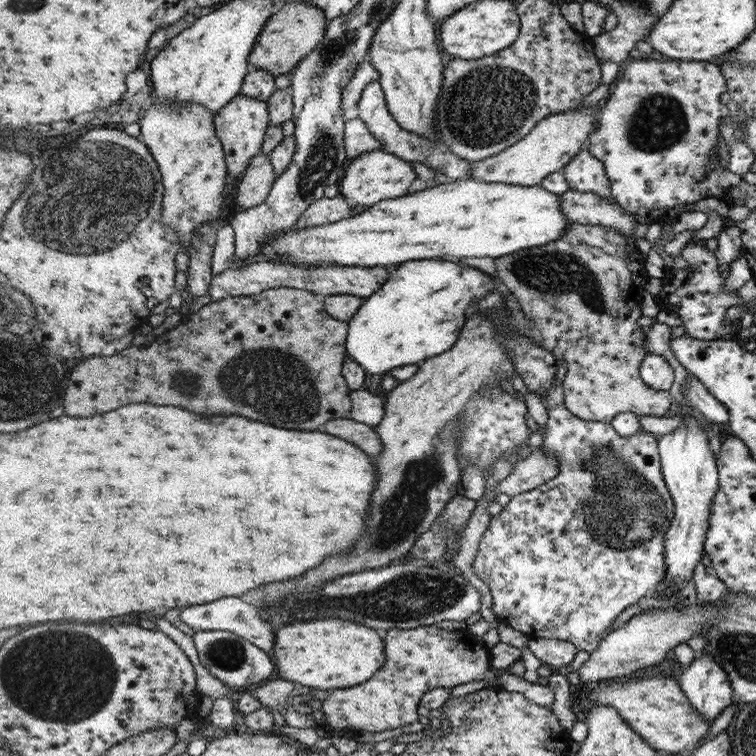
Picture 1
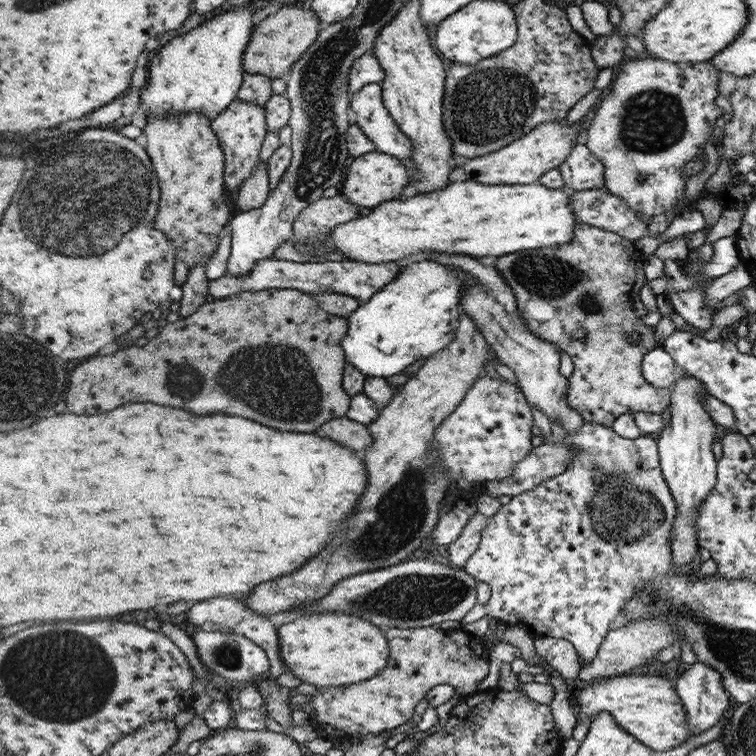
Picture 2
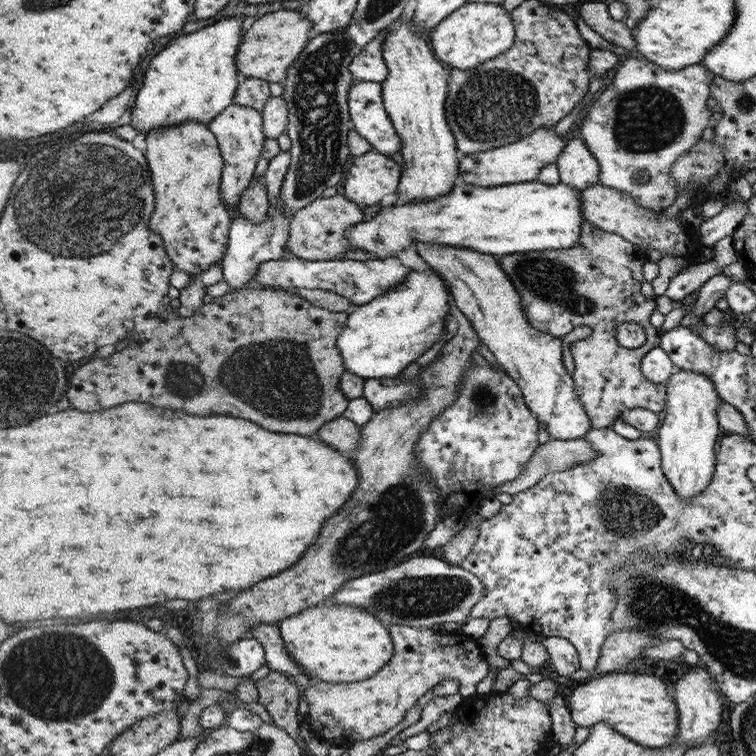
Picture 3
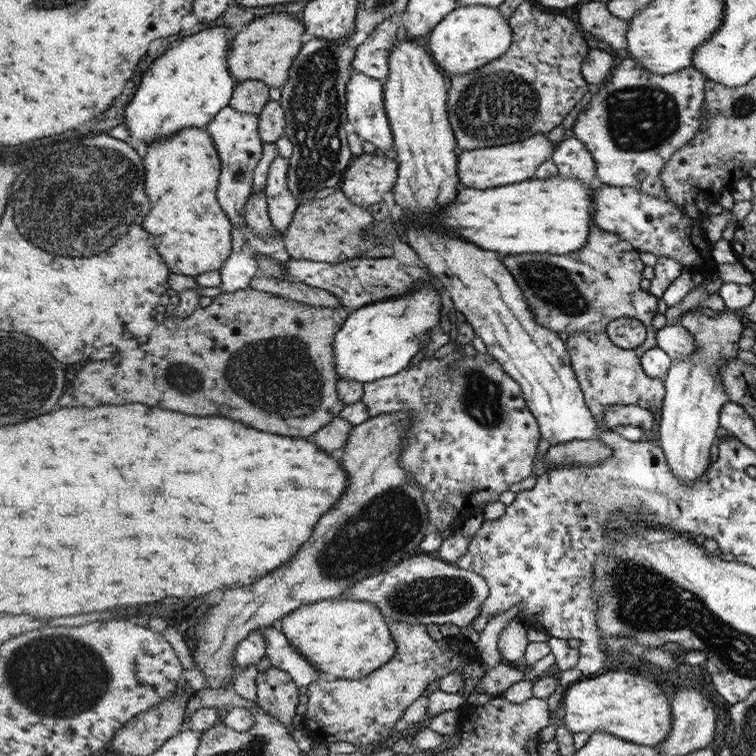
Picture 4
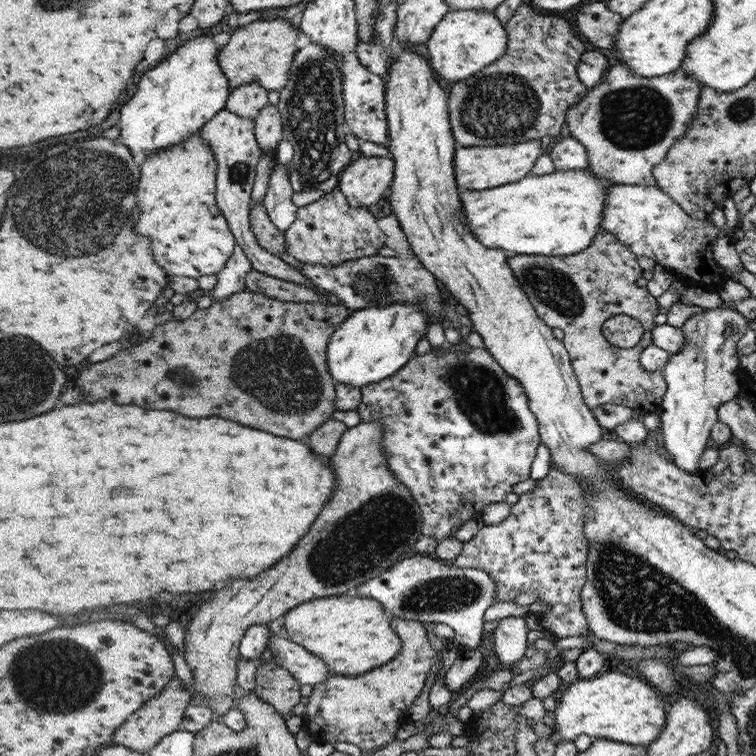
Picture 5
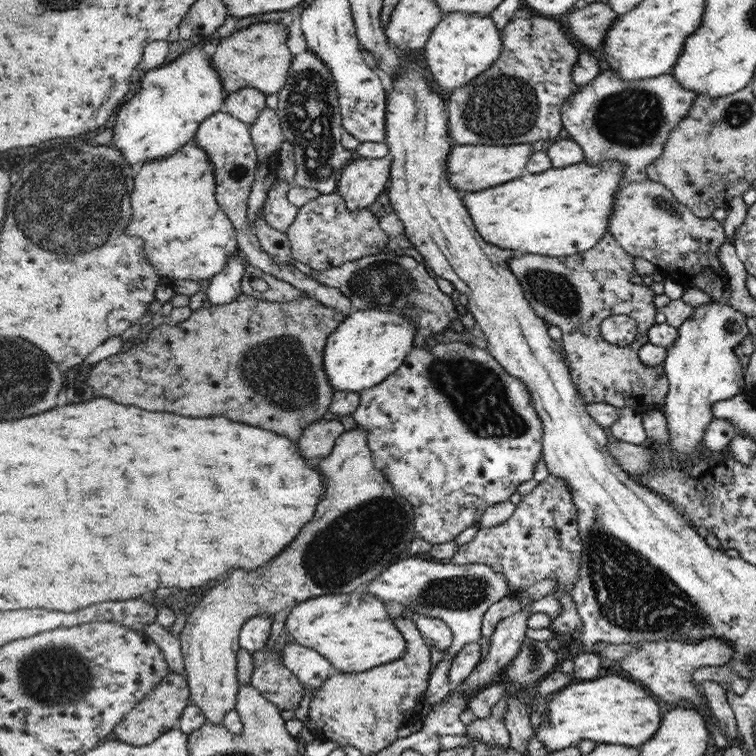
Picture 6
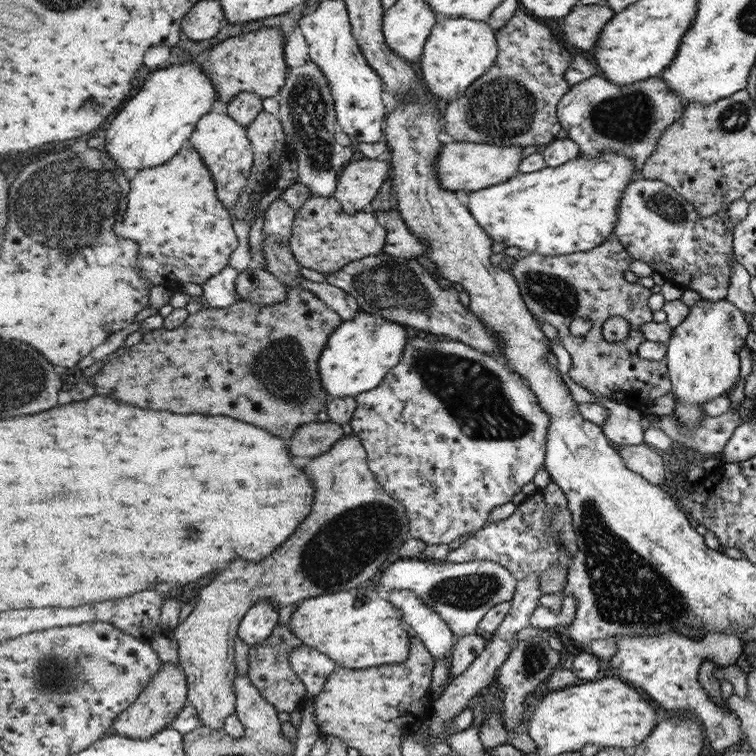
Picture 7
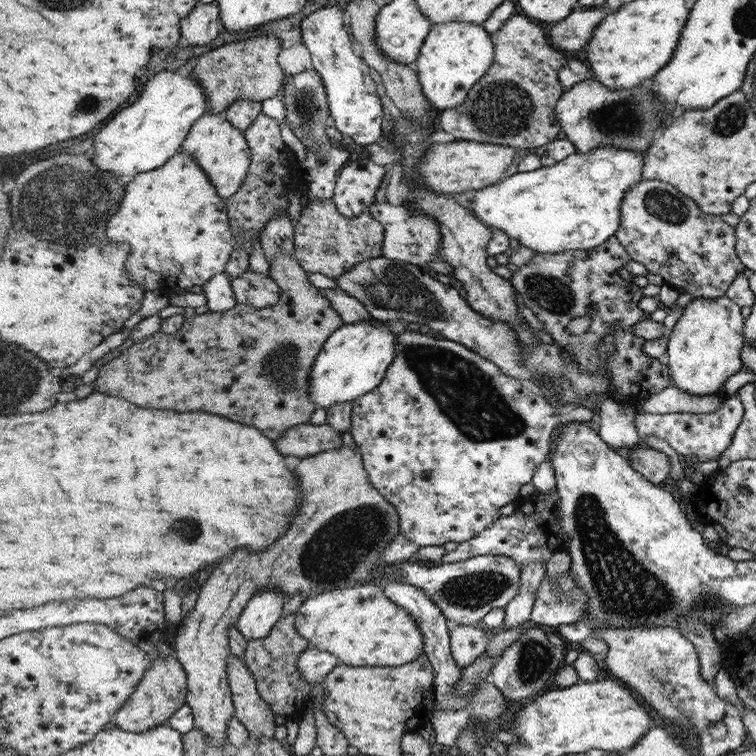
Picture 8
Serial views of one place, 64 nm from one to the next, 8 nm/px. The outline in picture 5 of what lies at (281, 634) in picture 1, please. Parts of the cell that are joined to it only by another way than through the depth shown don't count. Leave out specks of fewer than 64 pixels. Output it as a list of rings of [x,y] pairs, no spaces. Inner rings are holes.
[[[354,593],[322,597],[299,604],[284,614],[283,634],[318,654],[334,674],[356,676],[390,663],[403,648],[404,639],[390,628],[384,609],[378,599]]]

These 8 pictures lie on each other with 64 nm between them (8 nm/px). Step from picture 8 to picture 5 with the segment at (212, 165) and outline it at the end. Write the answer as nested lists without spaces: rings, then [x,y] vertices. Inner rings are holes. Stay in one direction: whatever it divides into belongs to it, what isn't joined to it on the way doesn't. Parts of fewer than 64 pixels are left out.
[[[225,107],[220,111],[220,114],[216,115],[214,119],[204,126],[201,134],[204,136],[204,140],[214,148],[218,164],[220,164],[219,186],[217,190],[220,208],[226,213],[231,231],[235,235],[235,240],[239,242],[240,248],[244,250],[244,254],[252,262],[252,269],[272,278],[313,289],[318,295],[323,297],[327,305],[343,306],[343,302],[341,302],[341,298],[337,297],[337,294],[327,292],[327,290],[315,286],[300,269],[284,262],[279,256],[264,250],[259,245],[258,240],[256,240],[255,233],[252,232],[250,221],[251,194],[254,190],[258,162],[264,153],[255,138],[254,119],[248,120],[248,118],[236,116],[236,113],[226,110]]]

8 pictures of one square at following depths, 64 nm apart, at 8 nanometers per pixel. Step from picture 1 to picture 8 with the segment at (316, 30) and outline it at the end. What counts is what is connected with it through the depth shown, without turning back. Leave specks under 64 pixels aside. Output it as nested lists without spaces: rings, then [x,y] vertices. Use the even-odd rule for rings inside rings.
[[[272,34],[256,35],[245,40],[224,44],[224,46],[202,54],[198,64],[192,69],[193,76],[206,88],[209,112],[224,113],[236,100],[265,101],[278,95],[285,85],[278,55],[282,44]]]

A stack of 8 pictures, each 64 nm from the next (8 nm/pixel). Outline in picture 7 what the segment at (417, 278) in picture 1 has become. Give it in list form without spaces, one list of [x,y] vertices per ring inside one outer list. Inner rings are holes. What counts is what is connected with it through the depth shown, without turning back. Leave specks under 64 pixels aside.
[[[359,313],[353,320],[343,321],[330,336],[319,360],[320,382],[328,401],[344,396],[358,396],[379,386],[388,371],[403,358],[407,345],[406,326],[369,313]]]

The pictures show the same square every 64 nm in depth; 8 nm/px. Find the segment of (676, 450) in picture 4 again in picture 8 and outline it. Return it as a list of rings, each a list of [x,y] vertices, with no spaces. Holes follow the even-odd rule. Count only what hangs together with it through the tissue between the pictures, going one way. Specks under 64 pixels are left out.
[[[694,298],[683,308],[676,325],[669,330],[664,361],[669,368],[671,384],[691,395],[714,394],[730,374],[742,368],[740,350],[744,336],[744,318],[740,306],[731,298]]]

